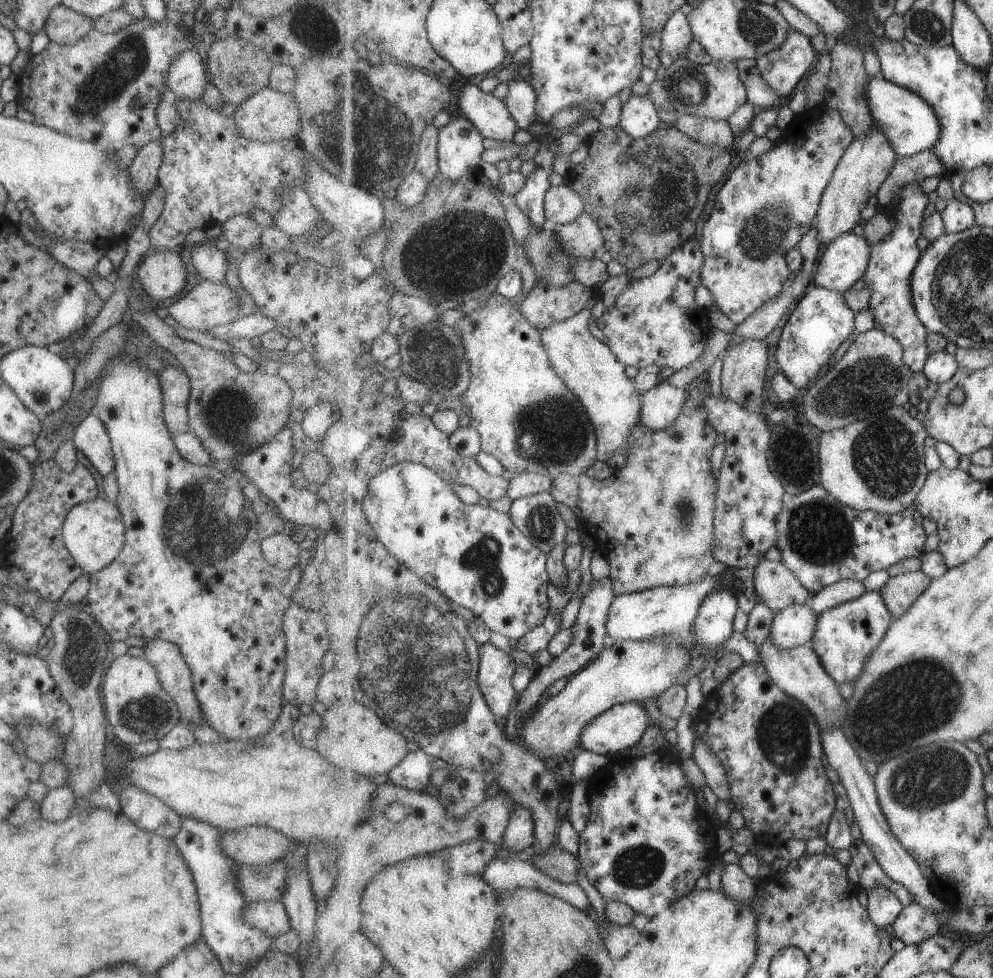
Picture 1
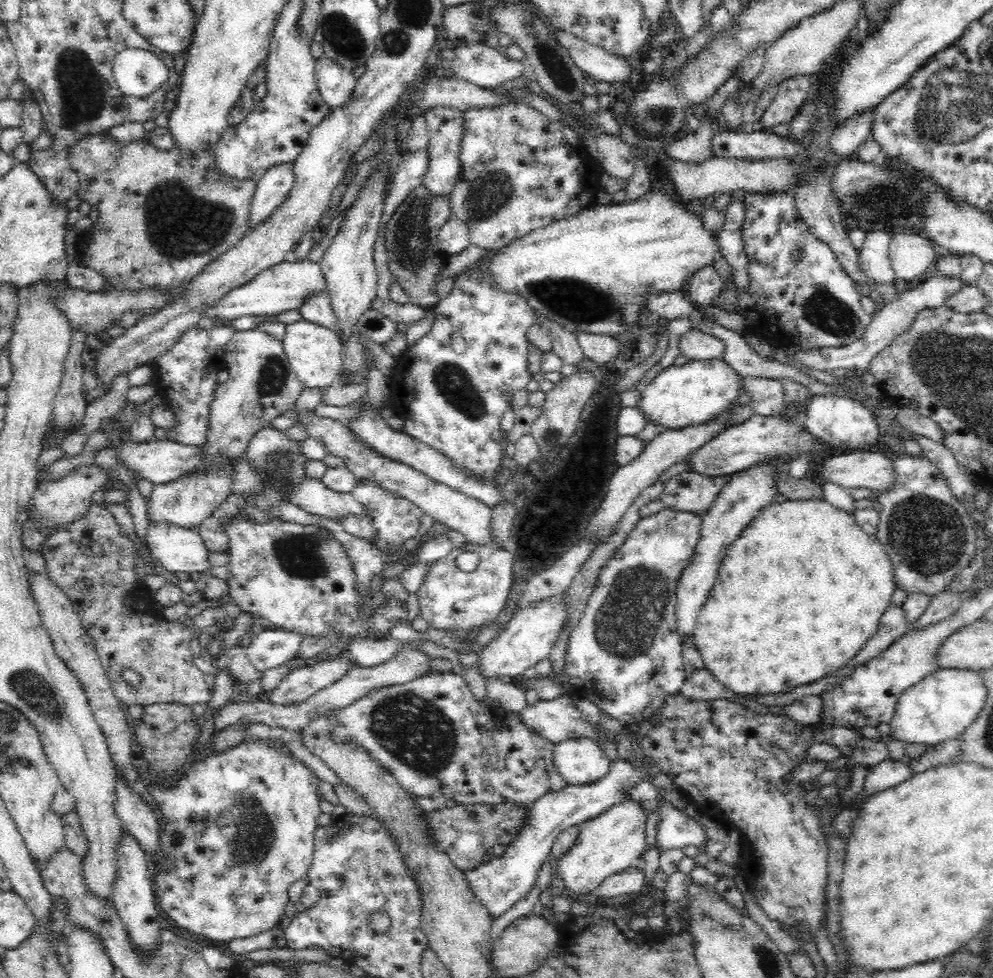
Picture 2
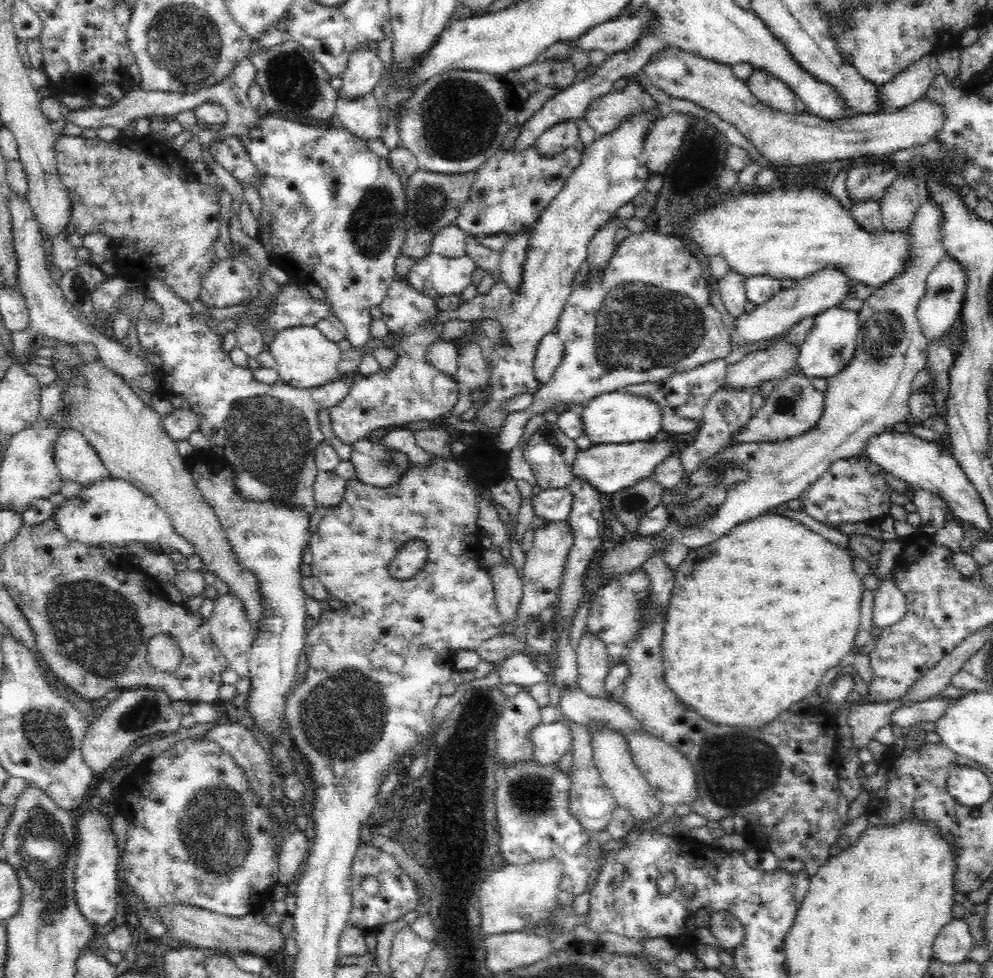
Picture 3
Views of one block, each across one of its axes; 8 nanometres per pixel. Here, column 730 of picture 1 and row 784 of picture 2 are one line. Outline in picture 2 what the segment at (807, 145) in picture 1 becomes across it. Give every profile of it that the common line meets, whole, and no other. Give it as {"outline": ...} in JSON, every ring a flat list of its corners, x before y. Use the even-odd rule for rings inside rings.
{"outline":[[249,739,234,749,226,749,215,754,210,754,205,760,198,760,194,766,177,780,176,784,168,788,159,796,160,815,162,815,162,845,164,849,174,857,176,868,172,872,153,871,156,874,155,886,156,896,160,898,160,906,171,917,178,926,187,928,194,934,202,934,210,940,228,942,236,938,248,938,252,935,270,930,280,922,280,917,284,916,284,908,289,901,288,888,296,880,306,879,307,872,313,861,315,849,315,832,319,827,318,816,323,813,320,810,322,796,319,794,320,779,308,769,292,753,284,753,274,747,274,740,269,739]]}

